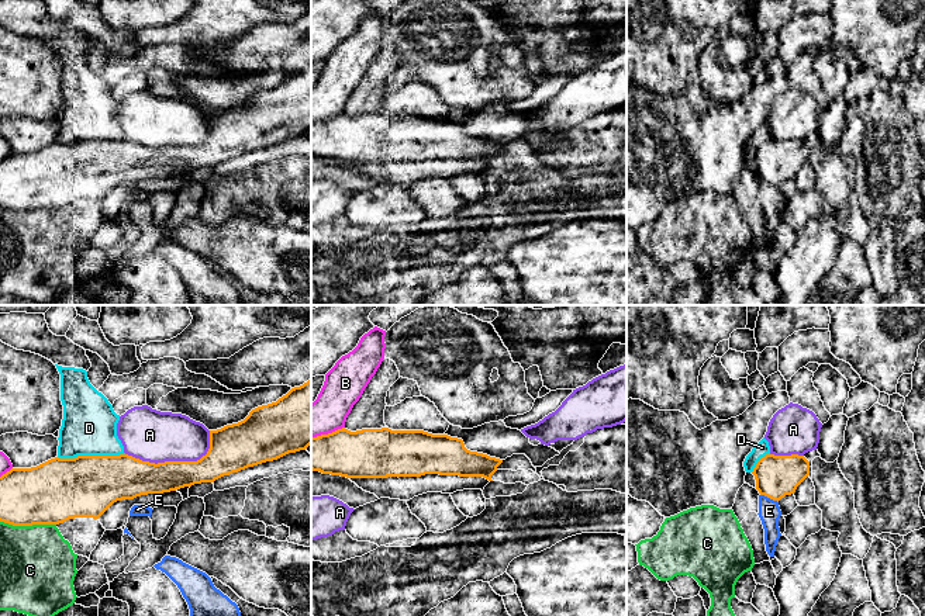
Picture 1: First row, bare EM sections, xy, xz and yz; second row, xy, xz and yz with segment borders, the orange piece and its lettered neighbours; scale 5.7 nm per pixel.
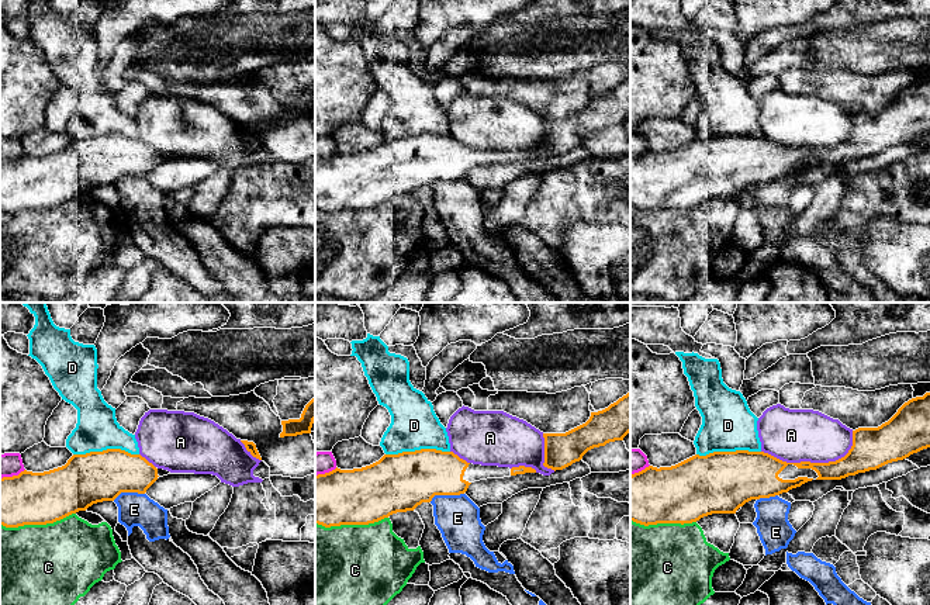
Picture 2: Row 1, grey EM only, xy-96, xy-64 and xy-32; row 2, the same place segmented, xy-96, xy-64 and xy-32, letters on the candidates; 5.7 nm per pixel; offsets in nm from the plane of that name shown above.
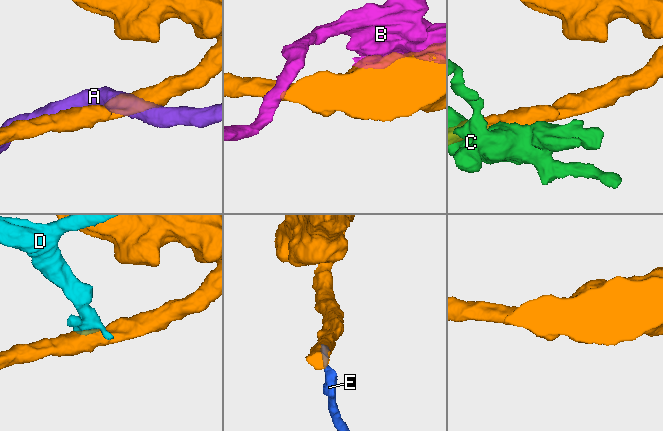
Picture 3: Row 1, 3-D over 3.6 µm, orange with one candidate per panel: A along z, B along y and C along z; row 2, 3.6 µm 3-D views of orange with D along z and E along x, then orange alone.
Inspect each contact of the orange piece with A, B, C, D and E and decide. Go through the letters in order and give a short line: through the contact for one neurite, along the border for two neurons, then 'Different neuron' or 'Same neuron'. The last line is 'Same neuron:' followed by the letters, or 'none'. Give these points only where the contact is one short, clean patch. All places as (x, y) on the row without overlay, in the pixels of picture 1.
A: Different neuron
B: Different neuron
C: Different neuron
D: Different neuron
E: Line: yz (760, 179), (777, 187). Different neuron
Same neuron: none

